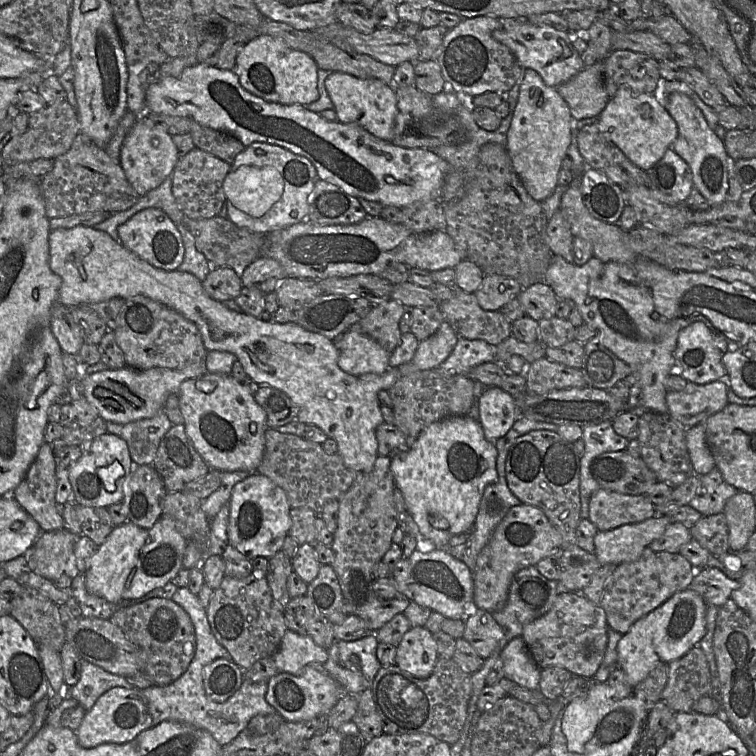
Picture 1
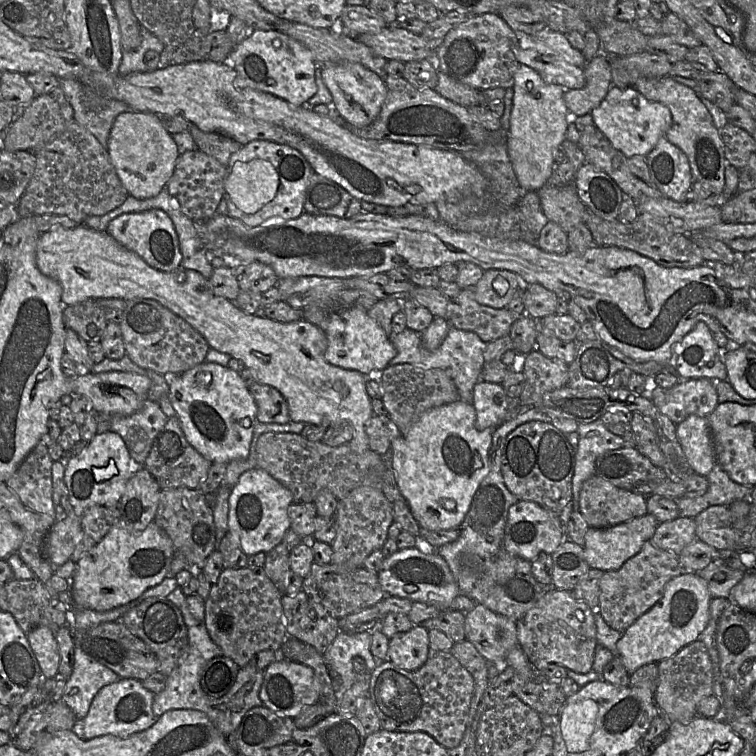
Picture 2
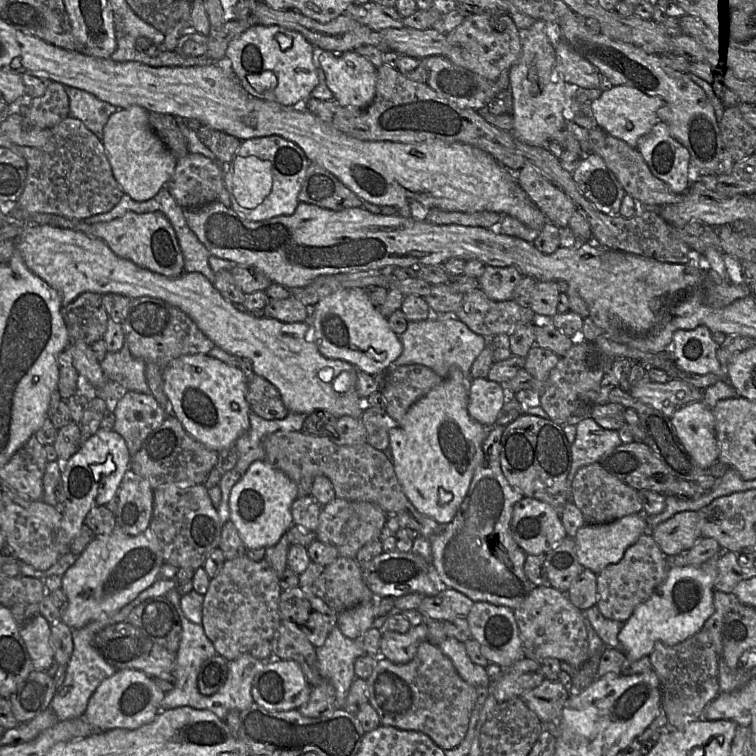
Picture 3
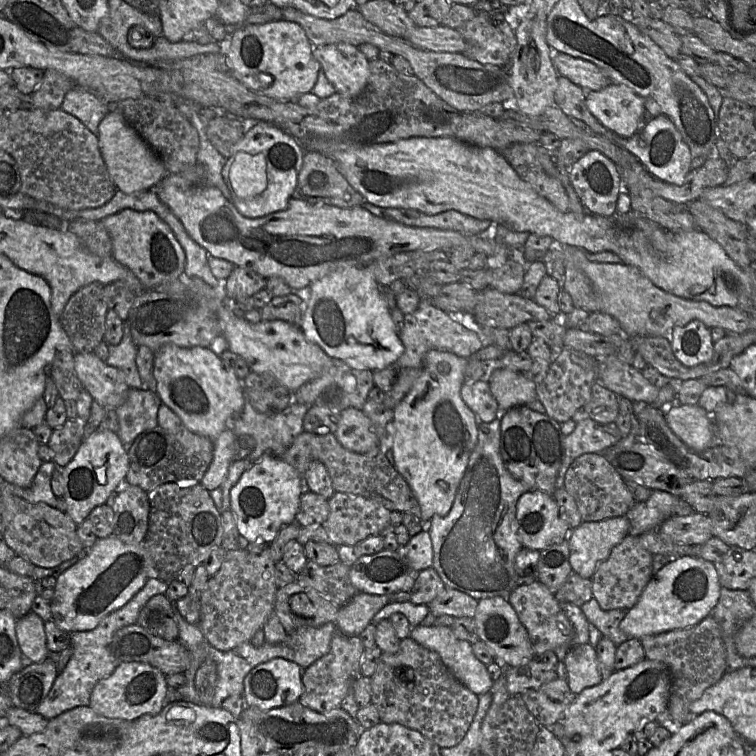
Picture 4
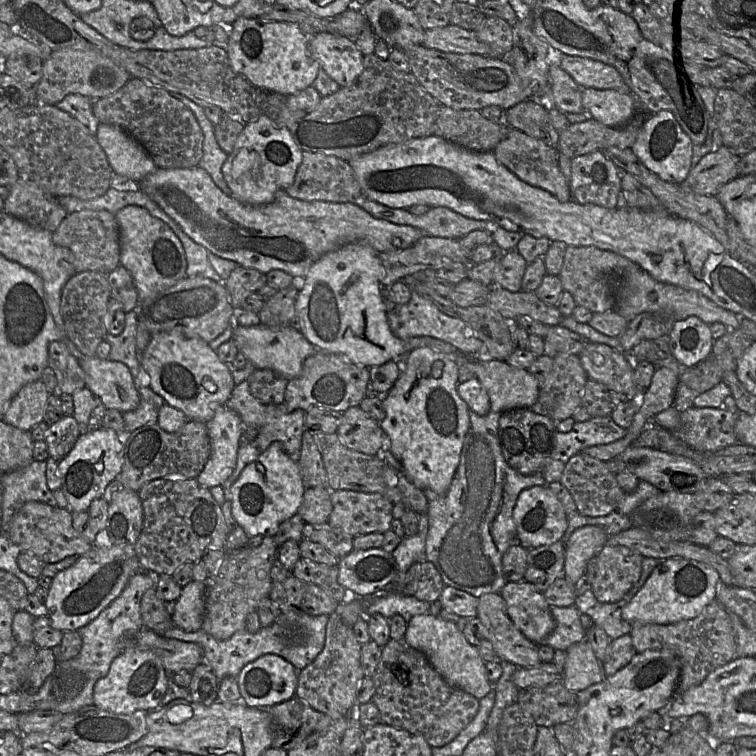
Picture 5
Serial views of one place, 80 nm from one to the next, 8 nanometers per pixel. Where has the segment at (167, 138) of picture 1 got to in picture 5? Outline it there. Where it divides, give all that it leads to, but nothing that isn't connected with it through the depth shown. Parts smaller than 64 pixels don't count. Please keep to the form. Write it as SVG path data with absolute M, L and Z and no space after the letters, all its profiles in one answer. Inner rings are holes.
M100 123L95 136L117 178L138 183L157 168L145 149L119 127Z

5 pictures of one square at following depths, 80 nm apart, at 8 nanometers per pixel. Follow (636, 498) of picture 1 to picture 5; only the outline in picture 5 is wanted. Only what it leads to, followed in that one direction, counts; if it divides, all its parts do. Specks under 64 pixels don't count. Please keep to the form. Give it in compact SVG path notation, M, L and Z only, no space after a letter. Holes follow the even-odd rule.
M584 453L576 454L569 459L562 473L561 483L571 493L577 511L590 517L606 516L616 511L626 494L615 475L607 467L606 462Z

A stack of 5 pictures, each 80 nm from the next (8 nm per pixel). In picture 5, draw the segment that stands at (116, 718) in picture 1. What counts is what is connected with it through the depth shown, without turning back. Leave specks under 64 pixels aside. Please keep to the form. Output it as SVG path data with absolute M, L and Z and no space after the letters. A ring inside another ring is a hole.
M125 649L115 657L106 676L98 679L93 690L93 705L116 714L159 708L168 685L160 657L150 650Z

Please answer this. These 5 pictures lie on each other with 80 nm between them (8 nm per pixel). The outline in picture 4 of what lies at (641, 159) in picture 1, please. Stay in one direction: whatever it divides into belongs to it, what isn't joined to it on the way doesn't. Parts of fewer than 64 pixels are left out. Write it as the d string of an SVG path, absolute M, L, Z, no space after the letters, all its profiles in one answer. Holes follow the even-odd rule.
M609 84L585 96L590 113L607 129L620 137L630 138L638 131L644 99L625 85Z

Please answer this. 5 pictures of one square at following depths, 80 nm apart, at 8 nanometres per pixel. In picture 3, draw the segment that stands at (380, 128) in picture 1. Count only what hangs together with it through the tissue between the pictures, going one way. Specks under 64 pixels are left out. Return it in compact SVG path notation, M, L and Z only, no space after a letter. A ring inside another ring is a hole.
M356 51L317 52L328 88L342 106L365 108L374 99L377 68Z

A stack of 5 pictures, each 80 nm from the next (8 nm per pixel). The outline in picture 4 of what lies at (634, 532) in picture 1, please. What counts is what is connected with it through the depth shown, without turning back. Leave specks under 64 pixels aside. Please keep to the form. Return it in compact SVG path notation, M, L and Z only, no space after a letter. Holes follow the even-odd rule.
M625 516L596 522L582 522L569 538L569 562L574 573L591 578L598 565L628 534L630 522Z

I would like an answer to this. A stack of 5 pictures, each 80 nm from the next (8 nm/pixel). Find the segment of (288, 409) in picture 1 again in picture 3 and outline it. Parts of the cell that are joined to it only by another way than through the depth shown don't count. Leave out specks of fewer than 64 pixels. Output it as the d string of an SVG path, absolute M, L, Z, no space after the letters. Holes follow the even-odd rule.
M258 375L247 383L246 399L251 410L265 420L283 419L289 413L278 389Z

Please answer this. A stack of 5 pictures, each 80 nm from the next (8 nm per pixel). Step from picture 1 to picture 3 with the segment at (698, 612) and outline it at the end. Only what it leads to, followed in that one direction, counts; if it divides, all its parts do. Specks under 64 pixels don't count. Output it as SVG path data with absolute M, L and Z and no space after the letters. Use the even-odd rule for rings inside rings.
M714 557L700 566L671 566L661 585L634 610L618 635L626 658L637 661L649 657L657 642L675 645L698 633L714 611L716 577Z

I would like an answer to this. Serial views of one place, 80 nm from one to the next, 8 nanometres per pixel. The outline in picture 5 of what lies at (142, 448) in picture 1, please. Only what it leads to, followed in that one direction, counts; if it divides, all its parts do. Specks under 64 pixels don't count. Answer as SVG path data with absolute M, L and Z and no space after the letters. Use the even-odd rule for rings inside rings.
M150 387L138 388L140 403L131 411L123 412L126 432L132 432L146 424L155 424L158 412L166 401Z

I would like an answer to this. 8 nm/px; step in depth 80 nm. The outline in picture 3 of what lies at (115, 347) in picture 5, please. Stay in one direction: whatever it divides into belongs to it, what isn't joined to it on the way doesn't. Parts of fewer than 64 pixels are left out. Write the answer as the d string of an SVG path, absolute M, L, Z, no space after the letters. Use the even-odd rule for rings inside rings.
M124 336L124 344L117 352L107 351L104 359L100 362L101 368L107 377L107 380L116 381L127 390L133 390L141 393L151 393L145 377L144 360L134 357L126 343Z

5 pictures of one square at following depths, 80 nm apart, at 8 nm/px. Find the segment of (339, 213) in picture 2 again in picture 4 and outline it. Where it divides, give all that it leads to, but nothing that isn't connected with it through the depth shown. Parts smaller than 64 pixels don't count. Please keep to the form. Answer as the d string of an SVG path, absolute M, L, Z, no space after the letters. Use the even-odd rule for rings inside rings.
M305 152L294 199L341 208L360 206L366 199L357 192L338 170L332 157L318 152Z

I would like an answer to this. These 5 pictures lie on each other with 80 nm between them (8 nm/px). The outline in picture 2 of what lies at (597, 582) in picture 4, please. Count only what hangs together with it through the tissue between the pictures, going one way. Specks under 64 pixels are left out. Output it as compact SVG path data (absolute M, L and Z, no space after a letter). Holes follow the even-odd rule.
M649 540L619 569L604 572L600 580L598 612L611 628L624 633L660 600L667 583L685 572L679 555L664 551Z

